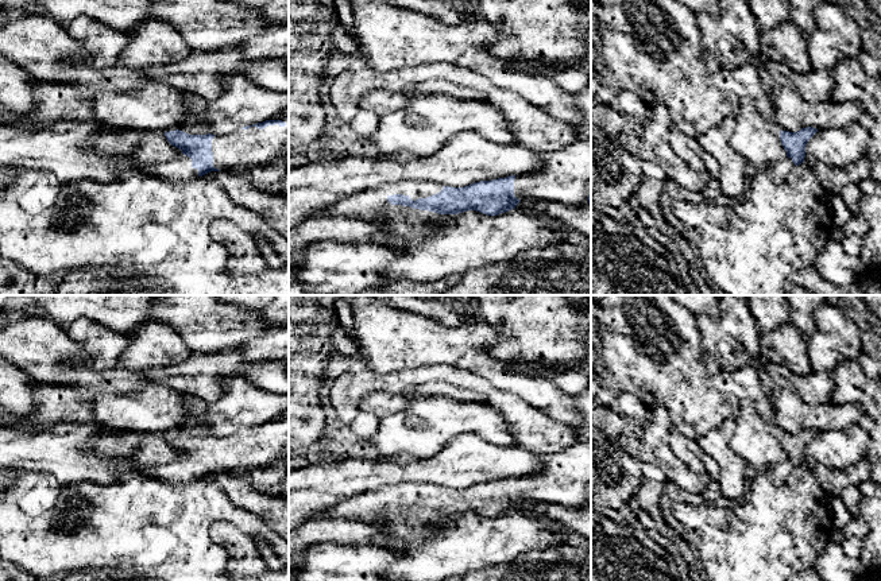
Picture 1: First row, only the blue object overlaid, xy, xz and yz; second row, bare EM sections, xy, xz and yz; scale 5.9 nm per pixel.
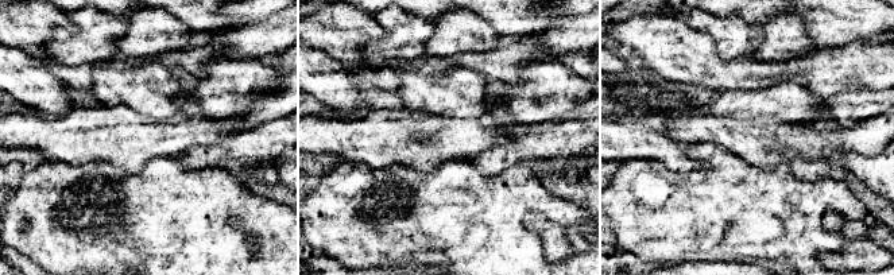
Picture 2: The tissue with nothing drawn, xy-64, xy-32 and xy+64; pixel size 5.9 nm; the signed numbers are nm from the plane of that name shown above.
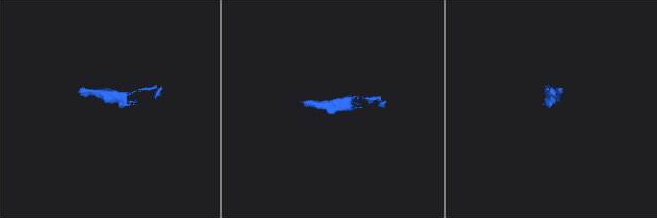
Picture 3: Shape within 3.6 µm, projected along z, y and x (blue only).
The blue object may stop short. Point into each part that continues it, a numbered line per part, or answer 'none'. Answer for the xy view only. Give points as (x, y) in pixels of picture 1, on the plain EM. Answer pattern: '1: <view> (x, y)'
1: xy (244, 450)
2: xy (178, 472)

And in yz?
1: yz (780, 472)

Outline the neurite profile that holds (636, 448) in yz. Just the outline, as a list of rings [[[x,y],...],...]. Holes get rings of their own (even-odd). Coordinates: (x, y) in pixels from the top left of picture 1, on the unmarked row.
[[[662,407],[650,408],[650,421],[642,427],[640,438],[621,435],[622,449],[634,460],[658,466],[666,481],[676,487],[702,495],[711,483],[706,472],[691,470],[671,449],[668,435],[672,430],[668,411]]]

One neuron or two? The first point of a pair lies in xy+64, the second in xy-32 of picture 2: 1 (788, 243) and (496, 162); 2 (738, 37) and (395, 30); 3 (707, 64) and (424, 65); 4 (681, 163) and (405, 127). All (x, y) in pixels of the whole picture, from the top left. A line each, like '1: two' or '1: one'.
1: two
2: one
3: one
4: one

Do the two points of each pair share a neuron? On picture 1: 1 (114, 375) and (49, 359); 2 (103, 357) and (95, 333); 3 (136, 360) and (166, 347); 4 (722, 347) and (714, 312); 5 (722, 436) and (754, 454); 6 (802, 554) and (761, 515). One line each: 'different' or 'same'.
1: same
2: same
3: same
4: different
5: different
6: same

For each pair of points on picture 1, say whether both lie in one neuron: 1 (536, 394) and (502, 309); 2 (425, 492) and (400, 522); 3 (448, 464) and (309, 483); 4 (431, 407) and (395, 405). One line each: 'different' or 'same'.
1: different
2: same
3: same
4: different

